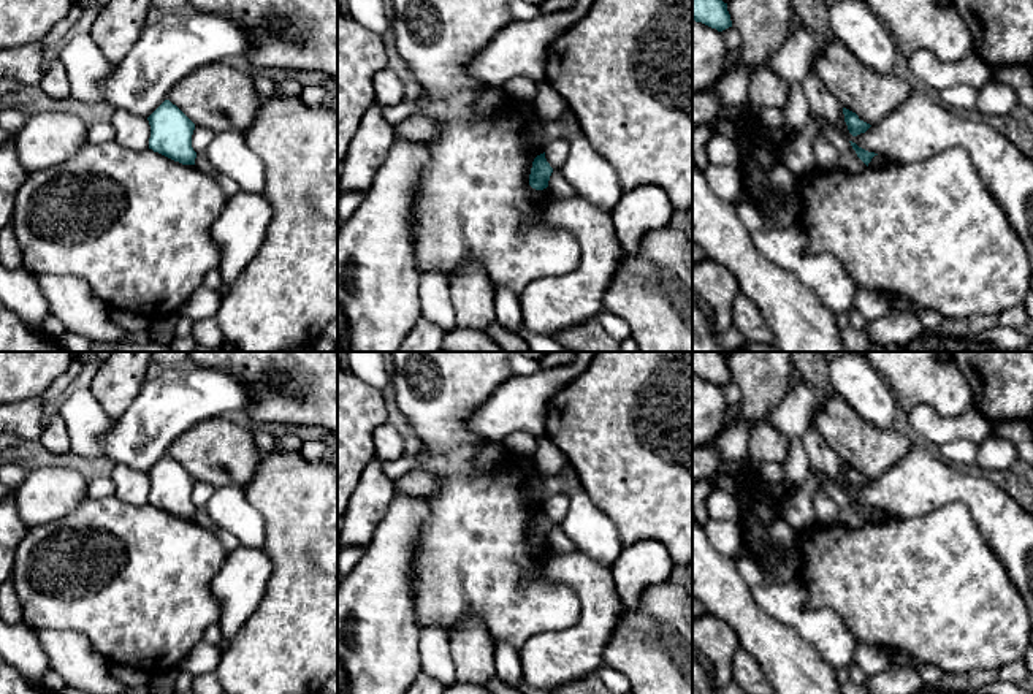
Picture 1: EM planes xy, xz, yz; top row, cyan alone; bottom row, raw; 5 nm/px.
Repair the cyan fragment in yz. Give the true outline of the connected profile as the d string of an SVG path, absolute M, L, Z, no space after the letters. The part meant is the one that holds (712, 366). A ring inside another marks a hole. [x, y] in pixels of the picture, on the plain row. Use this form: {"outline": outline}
{"outline": "M692 352L692 376L702 377L718 387L732 382L727 358L718 352Z"}

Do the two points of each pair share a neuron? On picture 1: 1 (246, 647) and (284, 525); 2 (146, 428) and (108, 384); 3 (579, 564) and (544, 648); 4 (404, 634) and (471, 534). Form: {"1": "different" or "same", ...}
{"1": "same", "2": "different", "3": "same", "4": "different"}

